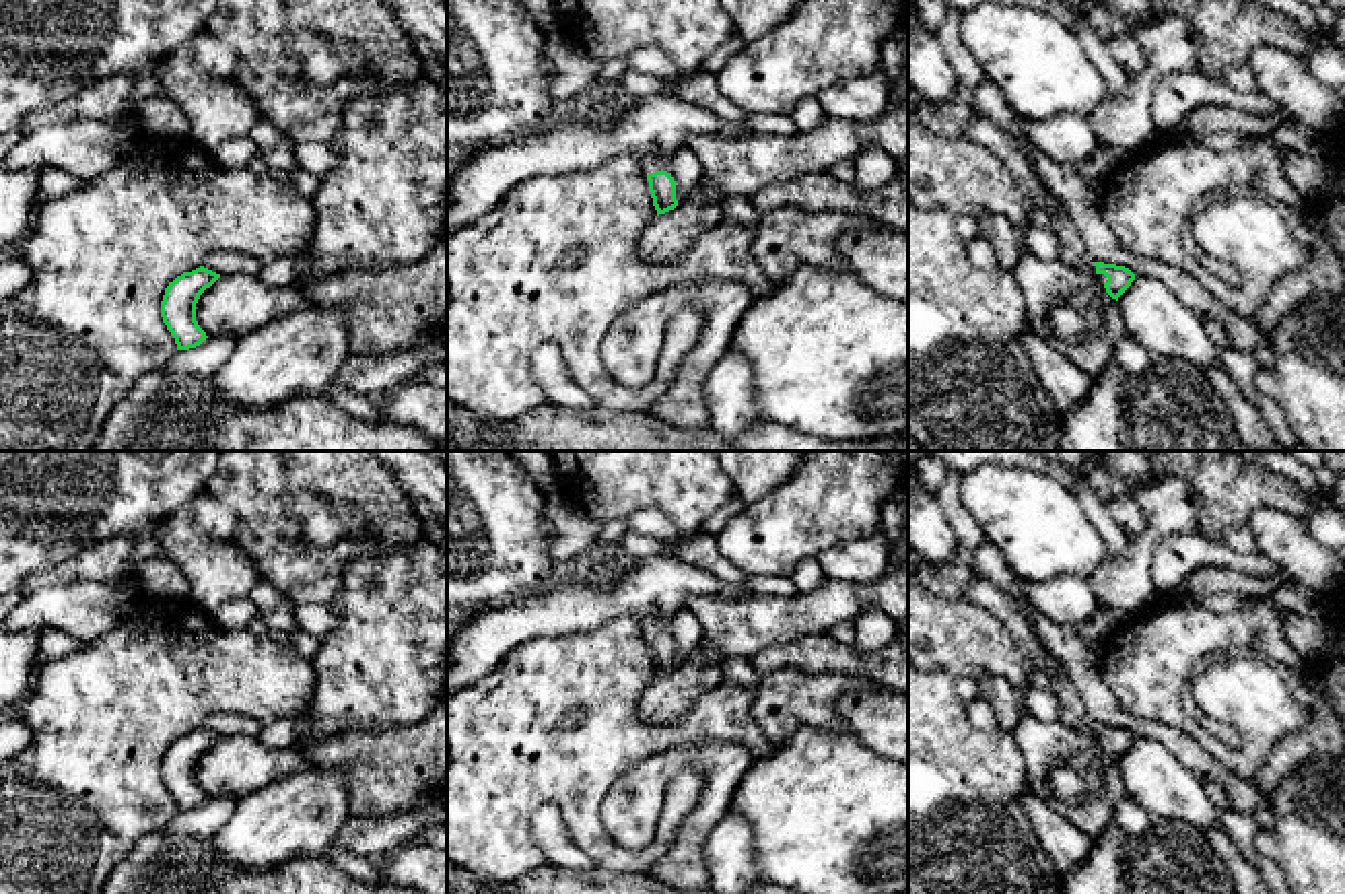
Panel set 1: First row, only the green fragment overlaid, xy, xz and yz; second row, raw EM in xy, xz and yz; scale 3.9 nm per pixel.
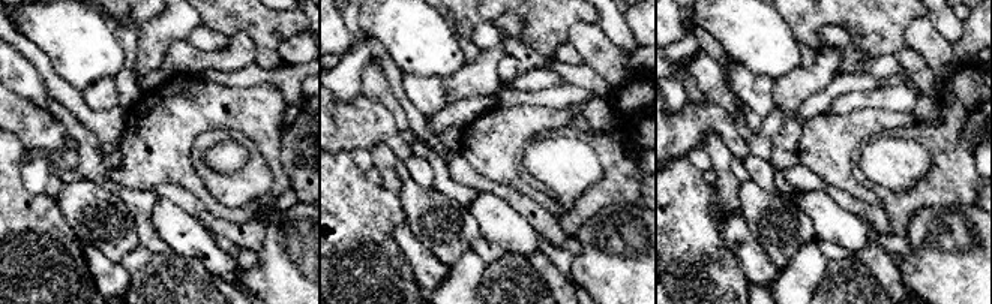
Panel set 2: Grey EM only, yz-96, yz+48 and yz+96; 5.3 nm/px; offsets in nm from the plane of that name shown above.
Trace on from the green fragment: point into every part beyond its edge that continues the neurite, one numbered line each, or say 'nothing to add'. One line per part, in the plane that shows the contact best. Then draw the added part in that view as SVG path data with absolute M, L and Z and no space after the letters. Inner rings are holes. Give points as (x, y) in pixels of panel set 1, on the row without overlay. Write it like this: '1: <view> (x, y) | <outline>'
1: xz (684, 627) | M680 610L669 622L647 620L643 624L647 634L667 632L676 643L676 661L682 661L702 639L698 618L690 610Z

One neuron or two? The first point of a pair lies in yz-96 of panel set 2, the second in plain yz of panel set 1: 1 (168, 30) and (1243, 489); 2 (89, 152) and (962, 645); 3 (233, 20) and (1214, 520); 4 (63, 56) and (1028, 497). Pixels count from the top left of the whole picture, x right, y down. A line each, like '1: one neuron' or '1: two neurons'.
1: two neurons
2: two neurons
3: one neuron
4: one neuron

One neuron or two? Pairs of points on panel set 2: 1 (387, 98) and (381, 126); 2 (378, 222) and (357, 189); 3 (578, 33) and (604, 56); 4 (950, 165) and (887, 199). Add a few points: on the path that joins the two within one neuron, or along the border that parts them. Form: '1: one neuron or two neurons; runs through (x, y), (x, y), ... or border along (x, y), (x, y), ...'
1: two neurons; border along (360, 93), (378, 101), (390, 113), (401, 131)
2: one neuron; runs through (371, 214), (357, 201), (357, 196)
3: one neuron; runs through (584, 39), (598, 53)
4: one neuron; runs through (935, 180), (916, 199), (902, 199)

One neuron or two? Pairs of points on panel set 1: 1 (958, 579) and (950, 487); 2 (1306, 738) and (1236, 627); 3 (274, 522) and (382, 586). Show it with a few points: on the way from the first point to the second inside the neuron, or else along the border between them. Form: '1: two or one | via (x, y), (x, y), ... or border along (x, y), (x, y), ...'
1: one | via (962, 557), (962, 522), (954, 509)
2: two | border along (1302, 726), (1280, 740)
3: two | border along (369, 551), (347, 567), (342, 586), (330, 602)

